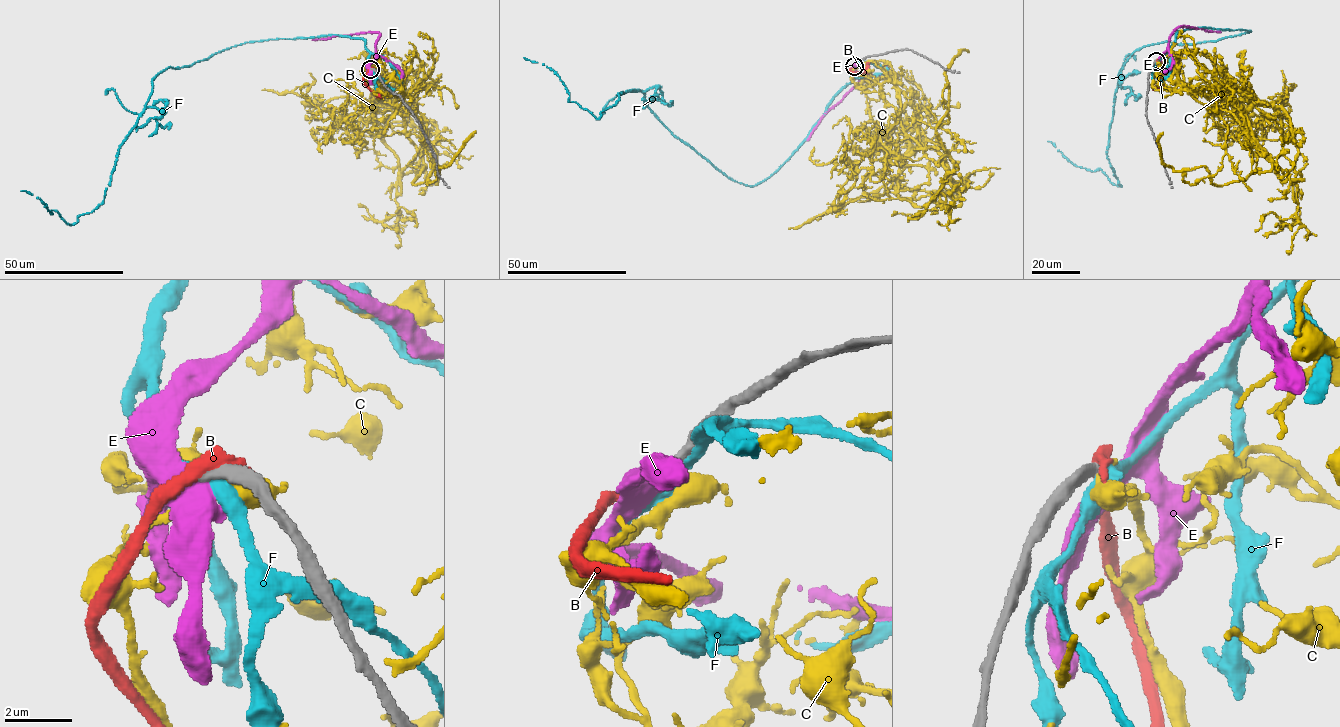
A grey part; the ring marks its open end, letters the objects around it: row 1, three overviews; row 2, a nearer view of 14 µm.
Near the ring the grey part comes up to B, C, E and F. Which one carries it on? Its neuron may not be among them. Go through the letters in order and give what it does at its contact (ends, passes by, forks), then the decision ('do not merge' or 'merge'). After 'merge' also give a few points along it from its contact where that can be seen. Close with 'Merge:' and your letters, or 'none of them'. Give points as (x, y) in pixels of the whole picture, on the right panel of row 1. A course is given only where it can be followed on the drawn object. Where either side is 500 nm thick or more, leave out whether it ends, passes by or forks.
B: it passes by; do not merge
C: it ends; do not merge
E: it passes by; do not merge
F: do not merge
Merge: none of them

